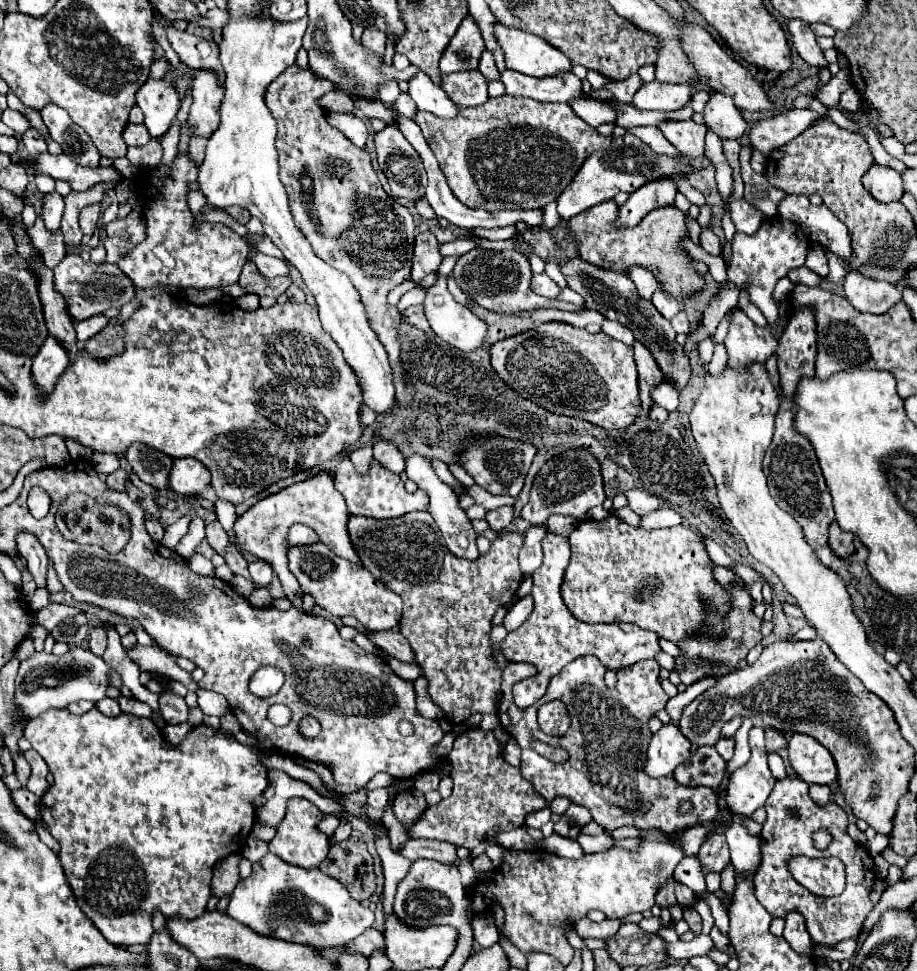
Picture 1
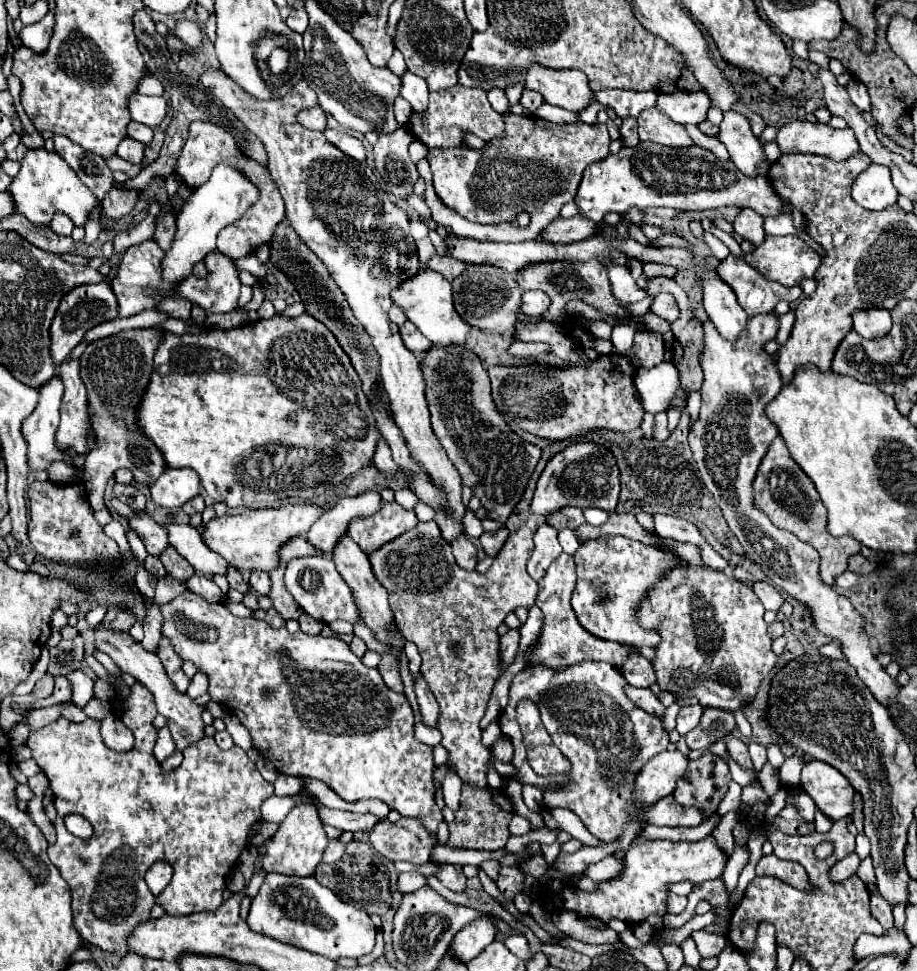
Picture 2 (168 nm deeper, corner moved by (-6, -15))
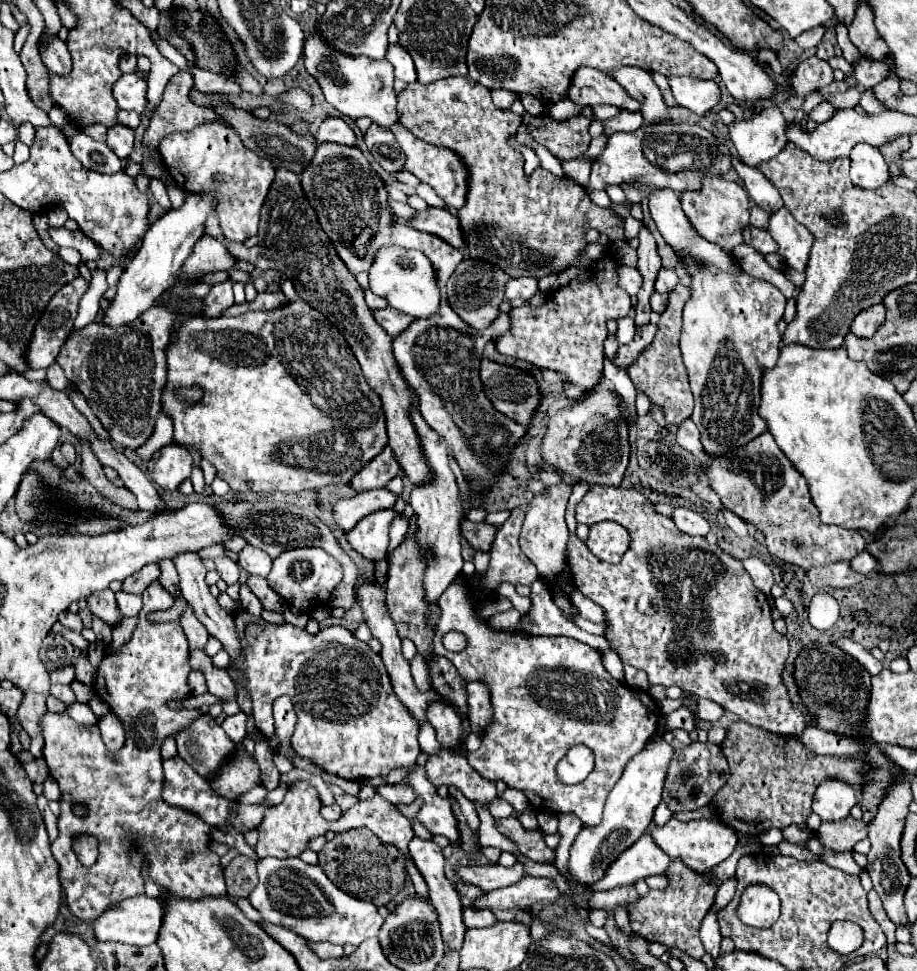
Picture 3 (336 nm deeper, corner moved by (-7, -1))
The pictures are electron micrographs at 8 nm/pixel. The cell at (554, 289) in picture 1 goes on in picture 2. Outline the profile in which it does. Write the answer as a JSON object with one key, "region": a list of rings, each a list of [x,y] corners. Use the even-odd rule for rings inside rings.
{"region":[[[525,291],[521,295],[521,311],[529,317],[539,317],[549,307],[549,297],[543,291]]]}

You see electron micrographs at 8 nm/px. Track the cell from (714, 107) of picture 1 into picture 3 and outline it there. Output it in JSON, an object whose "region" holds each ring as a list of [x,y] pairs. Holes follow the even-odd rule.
{"region":[[[770,107],[752,115],[750,119],[736,119],[728,127],[728,135],[742,163],[756,167],[778,155],[788,143],[784,129],[786,119],[782,111],[778,107]]]}

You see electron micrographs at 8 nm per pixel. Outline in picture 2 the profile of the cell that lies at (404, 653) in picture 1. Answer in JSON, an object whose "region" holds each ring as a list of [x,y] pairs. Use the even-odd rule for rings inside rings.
{"region":[[[423,675],[417,677],[415,681],[415,695],[417,695],[417,703],[419,703],[419,711],[421,717],[425,721],[425,725],[429,727],[437,727],[437,719],[439,719],[439,703],[435,701],[433,693],[429,691]]]}

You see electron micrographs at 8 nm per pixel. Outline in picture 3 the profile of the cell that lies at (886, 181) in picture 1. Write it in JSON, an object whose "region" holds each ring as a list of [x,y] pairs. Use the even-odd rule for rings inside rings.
{"region":[[[856,145],[850,151],[850,177],[856,187],[878,189],[890,181],[888,165],[880,149],[872,145]]]}

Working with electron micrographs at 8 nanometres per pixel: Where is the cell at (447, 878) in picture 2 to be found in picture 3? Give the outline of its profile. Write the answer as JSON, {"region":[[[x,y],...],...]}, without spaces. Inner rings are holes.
{"region":[[[490,863],[486,867],[478,865],[468,865],[468,867],[456,867],[456,875],[470,885],[480,887],[482,891],[494,891],[500,887],[508,887],[518,883],[524,877],[524,867],[516,863],[512,869],[502,867],[498,863]]]}

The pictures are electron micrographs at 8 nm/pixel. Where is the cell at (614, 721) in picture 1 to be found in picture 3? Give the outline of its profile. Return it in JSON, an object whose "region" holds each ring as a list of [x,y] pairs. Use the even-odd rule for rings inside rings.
{"region":[[[454,581],[448,585],[448,589],[442,593],[440,597],[440,609],[442,609],[442,617],[438,621],[438,629],[436,629],[436,637],[434,637],[434,649],[436,653],[448,657],[454,665],[458,665],[458,671],[462,673],[462,677],[466,677],[468,681],[474,681],[474,679],[484,679],[488,685],[490,685],[490,693],[492,693],[492,707],[494,707],[494,723],[484,731],[482,735],[482,745],[478,751],[474,753],[468,753],[468,761],[470,765],[482,775],[486,777],[488,781],[498,781],[502,779],[508,787],[514,787],[514,789],[522,789],[526,793],[526,797],[530,799],[530,805],[536,807],[536,809],[548,809],[552,813],[572,813],[576,815],[584,825],[598,825],[602,821],[602,813],[604,813],[604,803],[606,803],[606,797],[610,793],[610,789],[616,785],[618,777],[622,775],[622,769],[626,767],[626,763],[632,759],[632,755],[636,755],[646,743],[648,739],[656,733],[656,725],[658,725],[658,717],[660,717],[660,711],[656,707],[656,701],[646,693],[646,691],[640,691],[640,689],[632,689],[632,687],[626,687],[622,685],[620,681],[616,681],[608,671],[606,667],[602,665],[602,653],[598,649],[592,649],[590,645],[586,643],[580,643],[572,637],[528,637],[524,633],[500,633],[500,631],[492,631],[484,619],[480,619],[476,613],[474,613],[474,607],[470,605],[470,597],[466,597],[466,587],[462,585],[462,581]],[[448,631],[460,631],[466,635],[466,649],[460,651],[460,653],[454,653],[454,651],[448,651],[442,643],[442,637],[444,633]],[[572,745],[586,745],[588,749],[592,749],[594,757],[596,757],[596,769],[586,777],[586,781],[578,783],[578,785],[564,785],[556,779],[552,767],[556,767],[556,763],[566,755],[566,751],[572,747]]]}

